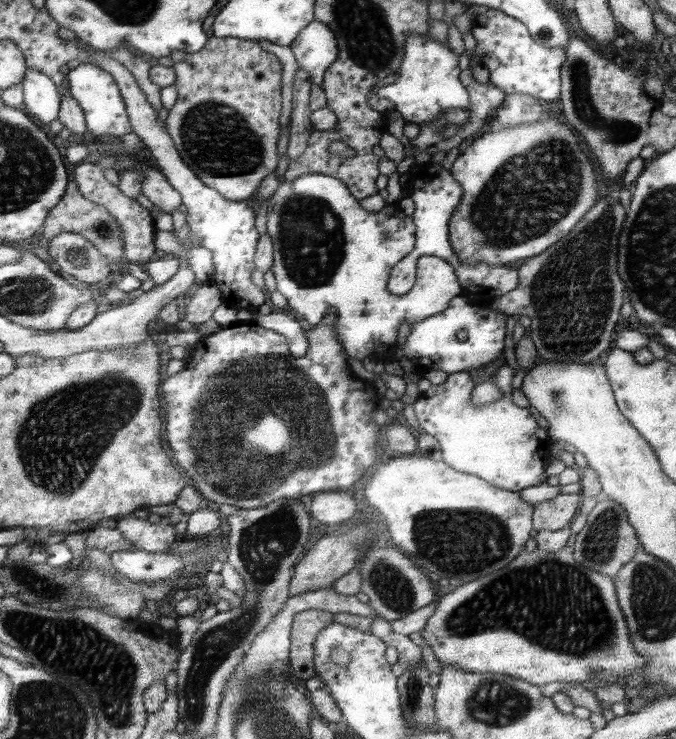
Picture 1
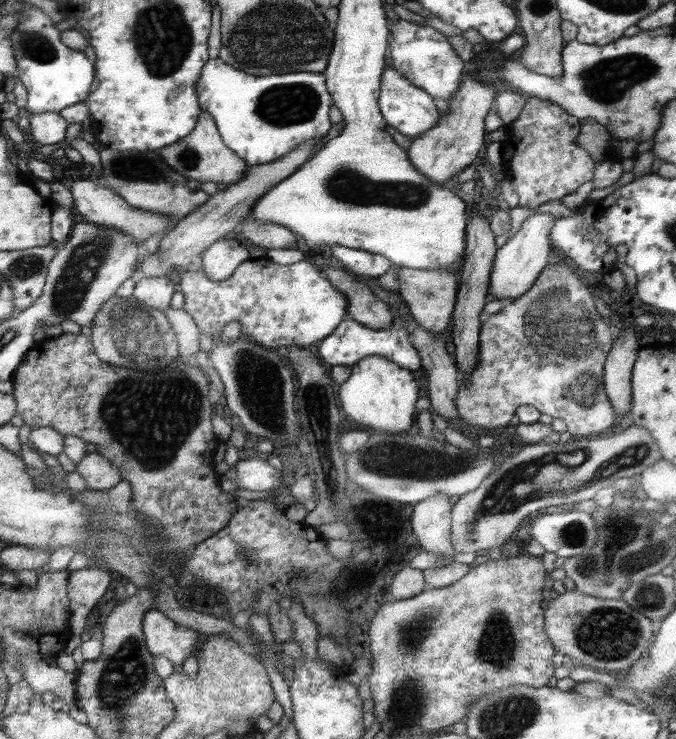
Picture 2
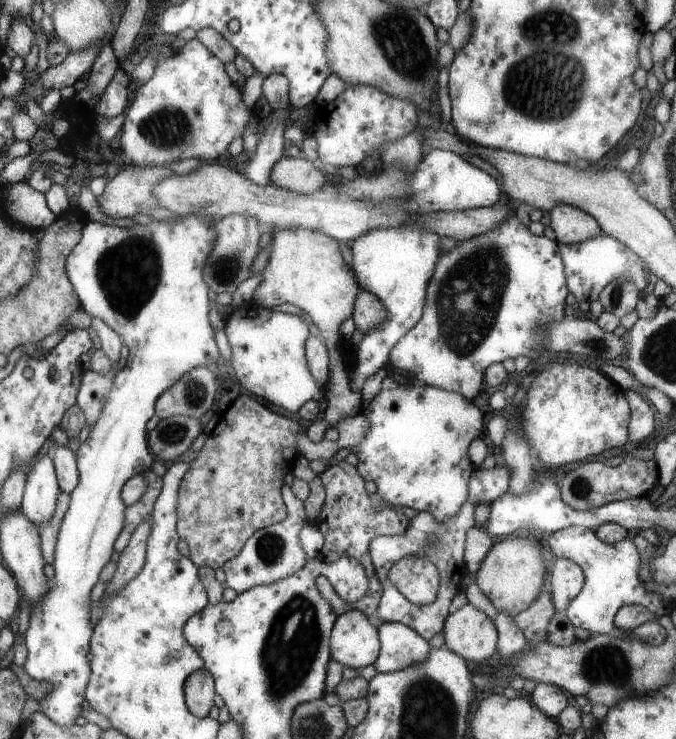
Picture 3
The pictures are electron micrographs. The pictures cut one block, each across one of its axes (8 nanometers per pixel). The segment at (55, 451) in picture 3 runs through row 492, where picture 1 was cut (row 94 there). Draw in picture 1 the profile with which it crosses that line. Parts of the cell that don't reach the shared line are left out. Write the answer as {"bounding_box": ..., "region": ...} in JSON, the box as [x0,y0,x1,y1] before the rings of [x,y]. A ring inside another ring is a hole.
{"bounding_box":[58,64,88,138],"region":[[[66,64],[61,66],[59,70],[63,74],[63,88],[62,88],[62,106],[60,110],[60,117],[58,120],[62,125],[69,129],[75,136],[85,138],[87,134],[88,124],[86,121],[86,114],[83,108],[77,103],[77,99],[71,93],[71,85],[69,84],[67,74],[69,69]]]}

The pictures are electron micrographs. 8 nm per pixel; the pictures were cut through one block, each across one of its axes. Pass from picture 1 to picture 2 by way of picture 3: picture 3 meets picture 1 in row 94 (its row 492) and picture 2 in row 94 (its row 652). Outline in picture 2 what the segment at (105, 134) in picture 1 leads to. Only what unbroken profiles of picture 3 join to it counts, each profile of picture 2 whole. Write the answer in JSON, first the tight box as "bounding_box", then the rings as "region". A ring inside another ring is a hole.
{"bounding_box":[11,3,98,113],"region":[[[25,3],[21,18],[11,36],[14,57],[17,59],[19,79],[28,91],[29,113],[61,112],[70,106],[86,103],[91,96],[91,84],[98,70],[85,54],[69,48],[62,41],[62,32],[57,30],[55,22],[41,8]]]}

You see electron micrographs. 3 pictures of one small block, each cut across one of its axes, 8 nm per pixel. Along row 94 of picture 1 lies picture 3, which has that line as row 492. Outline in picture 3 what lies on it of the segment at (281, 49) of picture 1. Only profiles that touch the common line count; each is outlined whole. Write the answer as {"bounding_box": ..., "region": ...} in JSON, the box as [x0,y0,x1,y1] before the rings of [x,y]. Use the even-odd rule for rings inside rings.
{"bounding_box":[221,486,308,594],"region":[[[287,486],[282,489],[282,498],[286,504],[286,518],[279,523],[259,529],[248,539],[242,551],[233,559],[227,560],[221,567],[225,575],[225,586],[237,594],[243,593],[257,585],[269,585],[299,571],[306,564],[306,555],[297,540],[299,530],[308,520],[305,516],[303,501],[294,496]]]}

